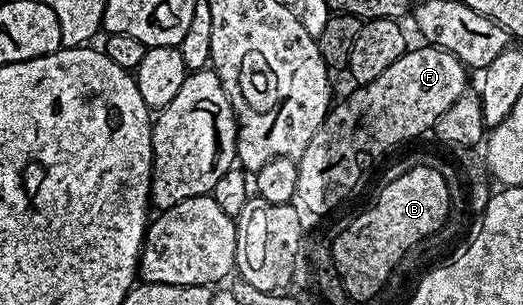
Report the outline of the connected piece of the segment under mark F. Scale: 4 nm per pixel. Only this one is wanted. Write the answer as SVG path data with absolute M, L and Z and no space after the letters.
M420 44L417 50L409 49L398 60L394 60L394 64L390 64L390 68L386 68L378 80L359 85L348 98L335 103L320 126L320 133L310 140L310 144L306 144L305 152L297 159L299 174L296 198L299 203L302 202L301 207L309 207L316 214L324 214L331 206L338 205L347 196L348 190L355 188L364 165L407 138L416 138L427 130L429 133L442 112L446 112L446 108L450 108L450 104L458 101L469 89L468 77L470 74L464 63L459 62L449 50Z

